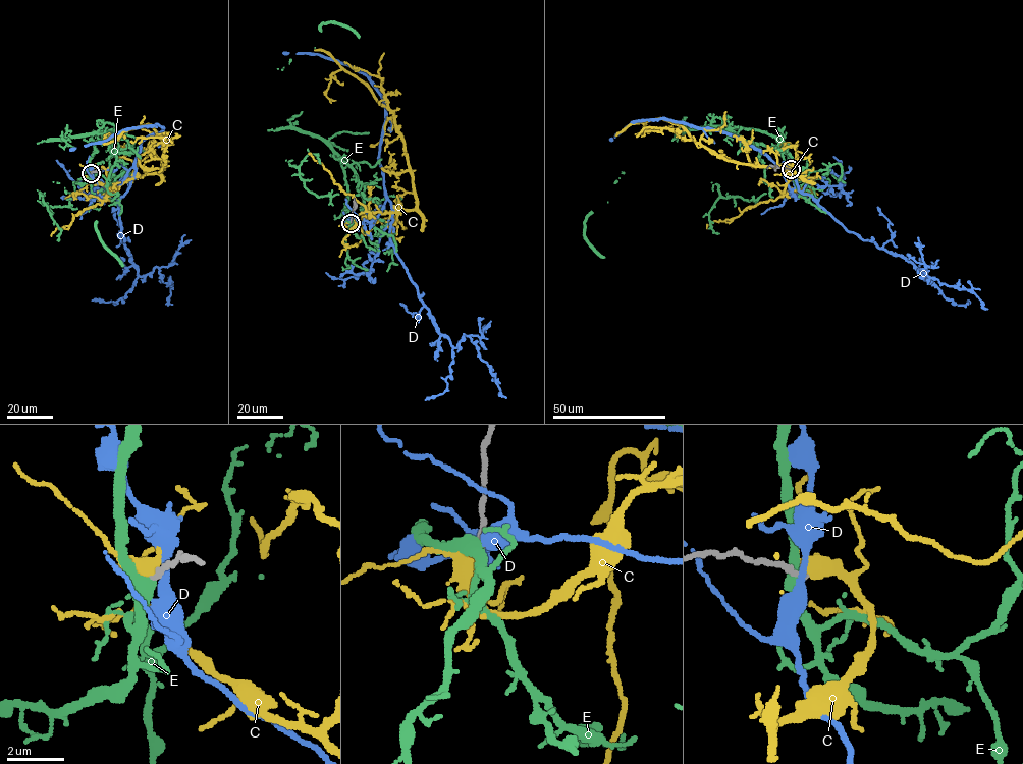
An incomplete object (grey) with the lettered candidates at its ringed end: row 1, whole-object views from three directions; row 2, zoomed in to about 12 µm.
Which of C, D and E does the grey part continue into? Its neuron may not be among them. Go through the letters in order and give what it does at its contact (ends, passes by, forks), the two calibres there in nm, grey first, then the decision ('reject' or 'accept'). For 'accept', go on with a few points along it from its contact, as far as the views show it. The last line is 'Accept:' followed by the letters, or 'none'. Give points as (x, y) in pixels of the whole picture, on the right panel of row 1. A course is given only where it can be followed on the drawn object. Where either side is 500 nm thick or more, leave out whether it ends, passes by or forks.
C: it passes by; calibres 180 and 440 nm; accept; course (790, 169), (795, 174), (784, 189), (789, 168), (727, 161), (681, 126), (663, 118), (643, 122), (669, 131)
D: it passes by; calibres 200 and 360 nm; reject
E: it passes by; calibres 200 and 400 nm; reject
Accept: C

